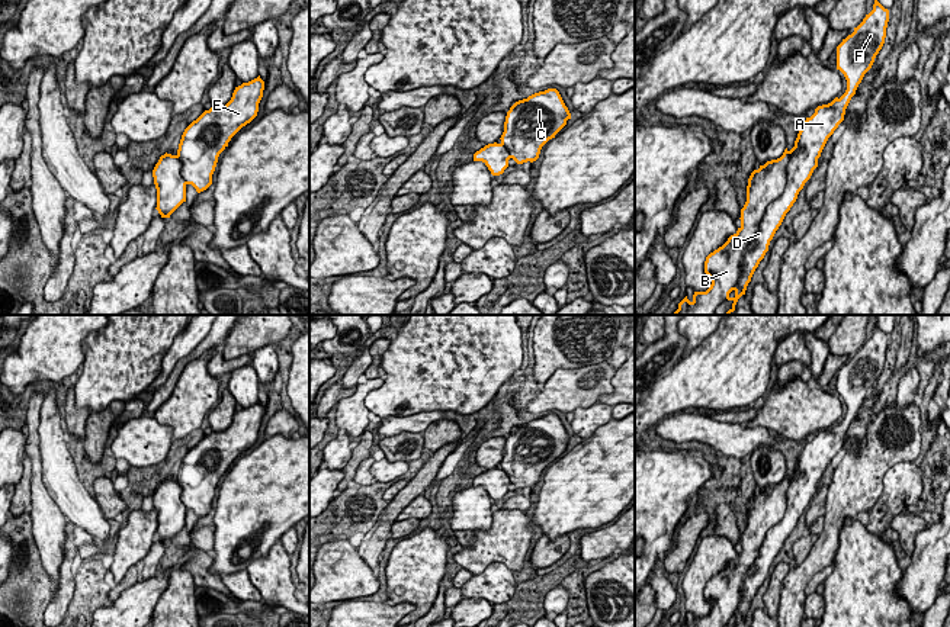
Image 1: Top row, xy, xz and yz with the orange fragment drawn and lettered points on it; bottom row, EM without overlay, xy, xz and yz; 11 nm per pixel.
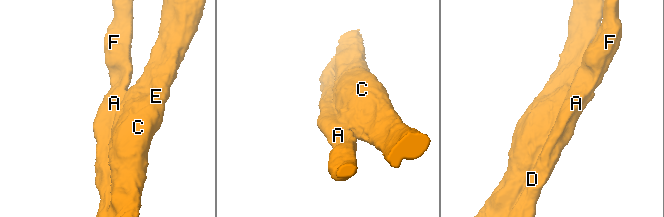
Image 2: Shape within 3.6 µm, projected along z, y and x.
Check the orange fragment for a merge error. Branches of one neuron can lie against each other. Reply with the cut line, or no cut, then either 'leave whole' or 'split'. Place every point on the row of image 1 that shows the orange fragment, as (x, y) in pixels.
no cut | leave whole

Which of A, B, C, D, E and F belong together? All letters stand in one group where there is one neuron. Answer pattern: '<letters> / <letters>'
A B C D E F

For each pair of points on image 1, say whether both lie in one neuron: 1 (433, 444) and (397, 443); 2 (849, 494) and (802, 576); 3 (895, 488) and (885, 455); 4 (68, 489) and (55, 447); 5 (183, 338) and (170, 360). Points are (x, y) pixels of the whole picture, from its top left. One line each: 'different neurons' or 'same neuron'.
1: same neuron
2: same neuron
3: different neurons
4: same neuron
5: same neuron

